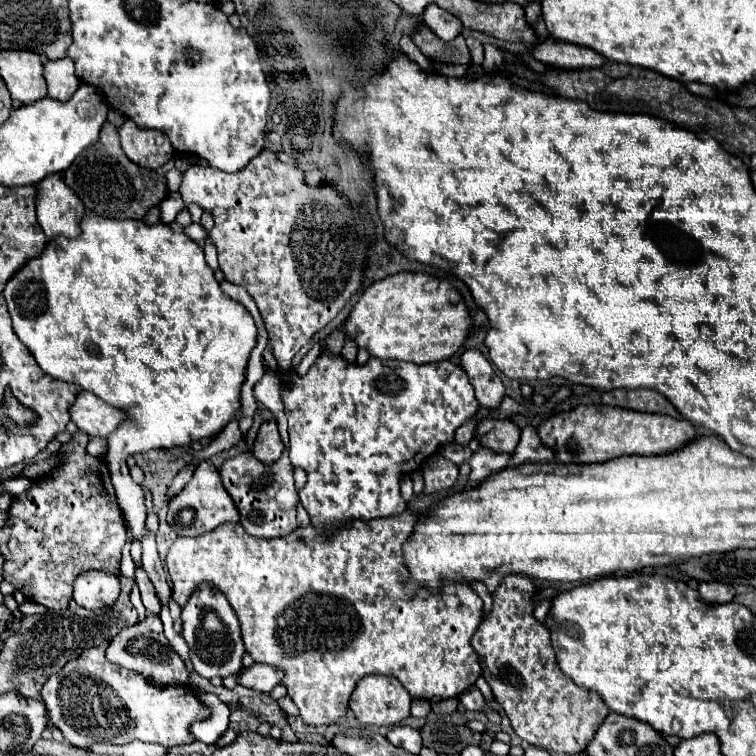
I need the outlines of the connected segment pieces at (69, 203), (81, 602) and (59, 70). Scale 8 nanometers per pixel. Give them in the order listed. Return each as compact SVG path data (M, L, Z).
M61 174L47 176L37 188L37 220L47 236L75 238L81 234L79 222L85 214L85 208L77 194L63 182Z
M87 570L73 582L73 600L77 606L97 610L113 606L119 596L119 576L111 572Z
M61 58L61 60L47 60L43 66L43 76L47 80L47 90L49 96L53 100L59 102L67 102L75 90L79 88L79 78L75 74L73 62L69 58Z

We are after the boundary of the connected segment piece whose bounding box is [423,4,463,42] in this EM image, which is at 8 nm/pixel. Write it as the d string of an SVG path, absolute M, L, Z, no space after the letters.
M429 4L423 12L423 22L443 40L453 40L457 34L461 34L463 24L449 12L443 12L437 4Z

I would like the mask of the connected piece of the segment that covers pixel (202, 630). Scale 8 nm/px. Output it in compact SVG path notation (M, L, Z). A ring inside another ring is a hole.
M201 586L195 596L189 598L181 612L181 622L183 622L183 638L189 644L189 658L193 662L193 670L203 676L203 678L227 678L231 674L237 674L243 664L243 654L245 654L245 644L241 638L241 628L239 620L227 602L225 596L217 594L217 590L209 586Z

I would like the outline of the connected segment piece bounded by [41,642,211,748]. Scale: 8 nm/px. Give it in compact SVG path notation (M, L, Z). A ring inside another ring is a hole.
M105 642L105 646L93 646L93 648L83 650L81 656L75 658L75 660L71 660L71 662L67 662L67 664L63 666L61 672L49 676L49 680L47 680L45 686L43 686L43 692L41 692L41 694L43 694L43 702L45 702L45 706L47 706L49 720L51 720L53 726L57 726L57 728L63 732L65 740L67 740L69 744L77 746L77 748L89 748L93 742L105 742L105 744L129 744L129 742L133 742L133 740L143 740L143 742L155 742L155 744L161 744L161 746L165 746L165 748L171 748L171 746L177 746L177 744L185 744L185 742L193 742L193 736L189 736L189 724L191 724L191 722L197 722L197 720L207 720L207 718L211 716L209 706L205 706L205 704L195 696L195 692L193 692L191 688L185 688L185 686L157 688L157 686L149 684L141 674L137 674L137 672L133 672L133 670L127 670L127 668L121 668L121 666L117 666L117 664L107 662L107 658L105 658L105 648L107 648L107 642Z

